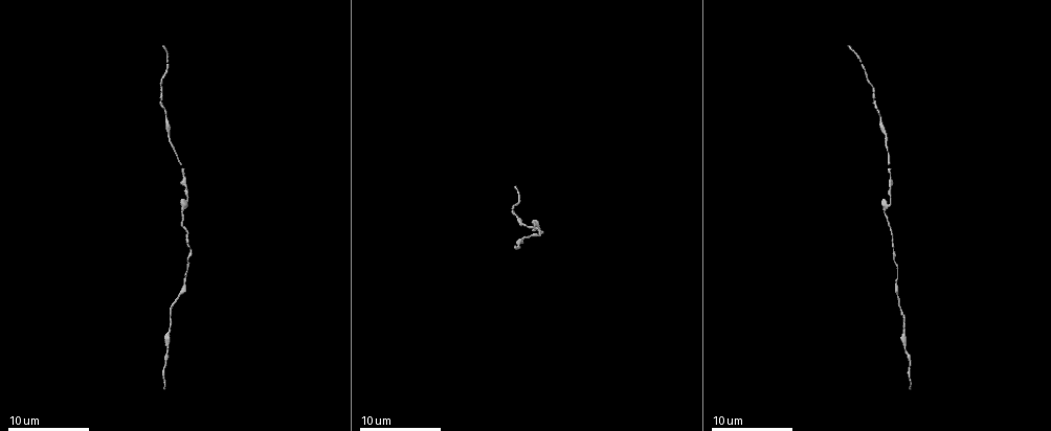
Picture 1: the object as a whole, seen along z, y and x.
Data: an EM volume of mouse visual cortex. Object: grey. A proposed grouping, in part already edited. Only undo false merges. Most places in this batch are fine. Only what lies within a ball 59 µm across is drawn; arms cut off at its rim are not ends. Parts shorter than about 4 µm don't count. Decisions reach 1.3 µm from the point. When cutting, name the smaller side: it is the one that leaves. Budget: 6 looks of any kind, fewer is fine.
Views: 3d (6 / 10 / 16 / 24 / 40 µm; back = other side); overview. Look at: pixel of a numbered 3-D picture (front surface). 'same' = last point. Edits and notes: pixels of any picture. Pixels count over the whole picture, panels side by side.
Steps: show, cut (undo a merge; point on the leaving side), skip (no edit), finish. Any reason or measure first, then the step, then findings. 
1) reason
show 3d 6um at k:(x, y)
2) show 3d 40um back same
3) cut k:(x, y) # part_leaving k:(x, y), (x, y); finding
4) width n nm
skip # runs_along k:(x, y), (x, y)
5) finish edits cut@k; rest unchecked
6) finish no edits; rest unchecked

narrows sharply
show 3d 16um at 1:(889, 201)

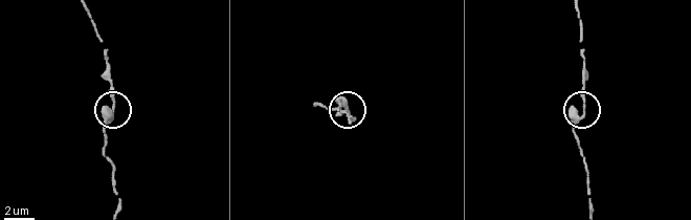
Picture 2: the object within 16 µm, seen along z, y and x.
skip # all the same neuron

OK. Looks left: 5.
sudden change in width
show 3d 10um at 1:(898, 297)

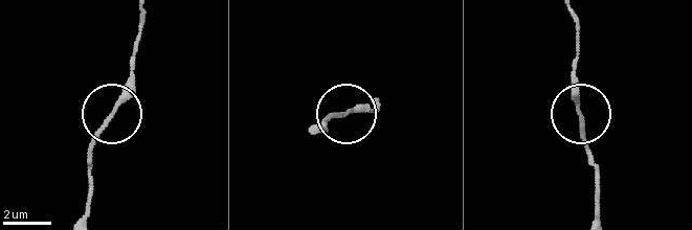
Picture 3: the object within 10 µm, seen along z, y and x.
width 210 nm
skip # runs_along 3:(572, 17), (576, 100), (587, 164); one neuron here

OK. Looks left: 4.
calibre changes
show 3d 16um at 1:(879, 121)

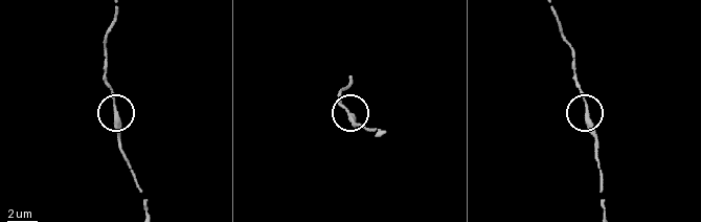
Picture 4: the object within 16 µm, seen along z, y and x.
zoom in
show 3d 6um at 4:(117, 112)

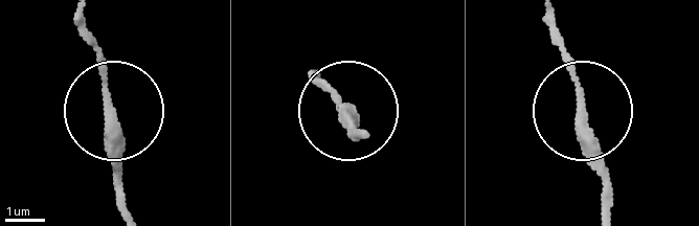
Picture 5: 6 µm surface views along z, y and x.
skip # one neuron here

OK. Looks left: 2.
finish no edits; rest unchecked

